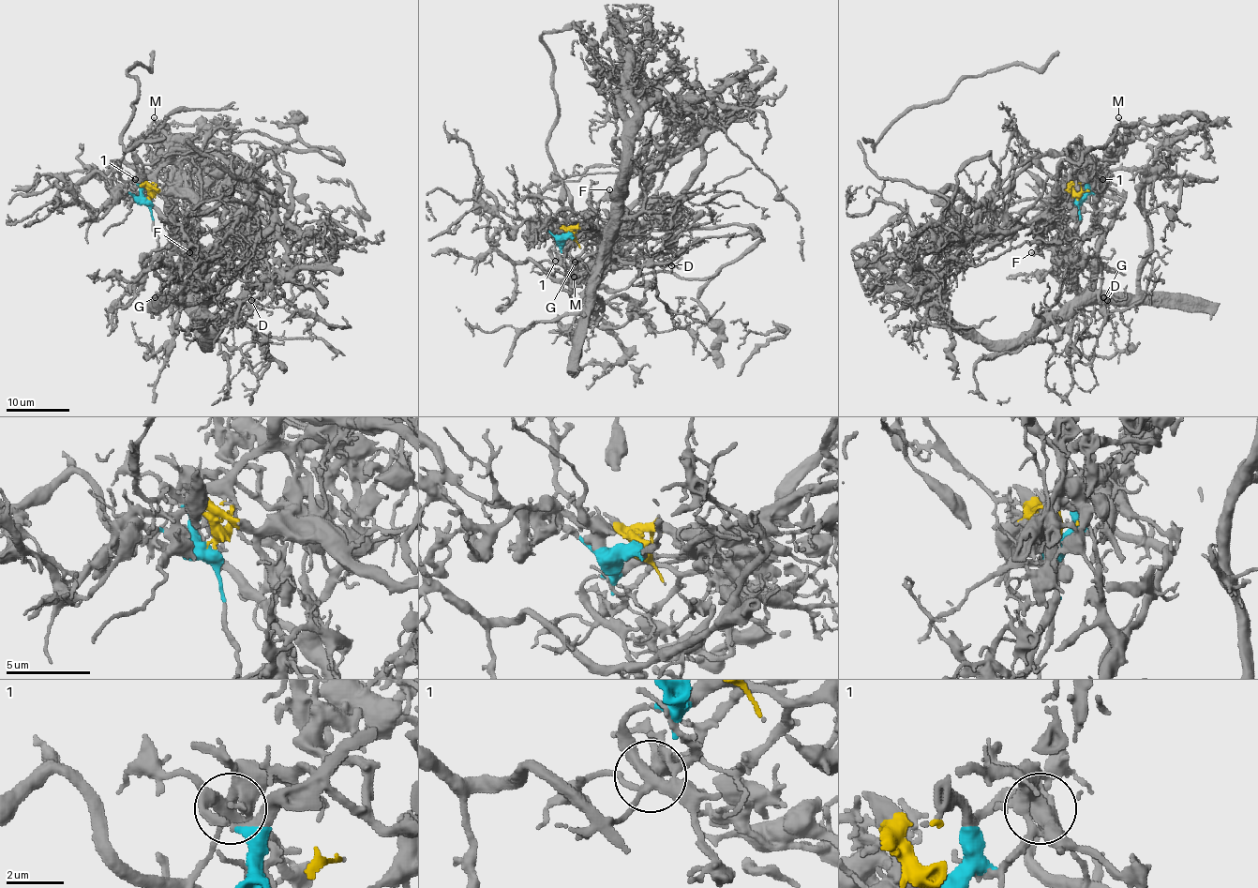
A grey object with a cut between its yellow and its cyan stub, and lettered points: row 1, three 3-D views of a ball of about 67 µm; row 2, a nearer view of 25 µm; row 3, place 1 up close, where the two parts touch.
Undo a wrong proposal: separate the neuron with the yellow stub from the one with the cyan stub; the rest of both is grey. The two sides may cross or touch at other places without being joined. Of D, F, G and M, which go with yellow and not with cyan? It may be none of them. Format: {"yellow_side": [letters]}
{"yellow_side": ["M"]}

